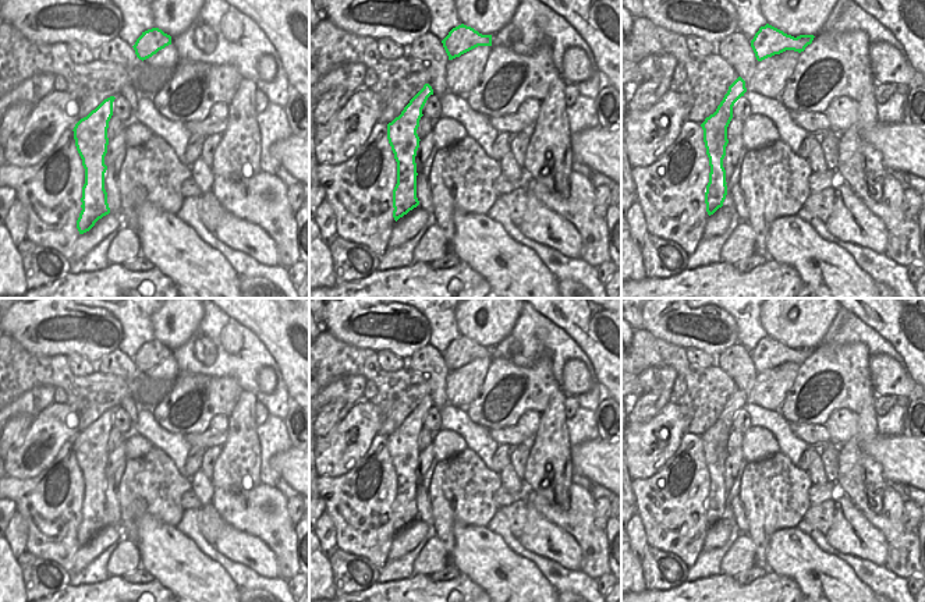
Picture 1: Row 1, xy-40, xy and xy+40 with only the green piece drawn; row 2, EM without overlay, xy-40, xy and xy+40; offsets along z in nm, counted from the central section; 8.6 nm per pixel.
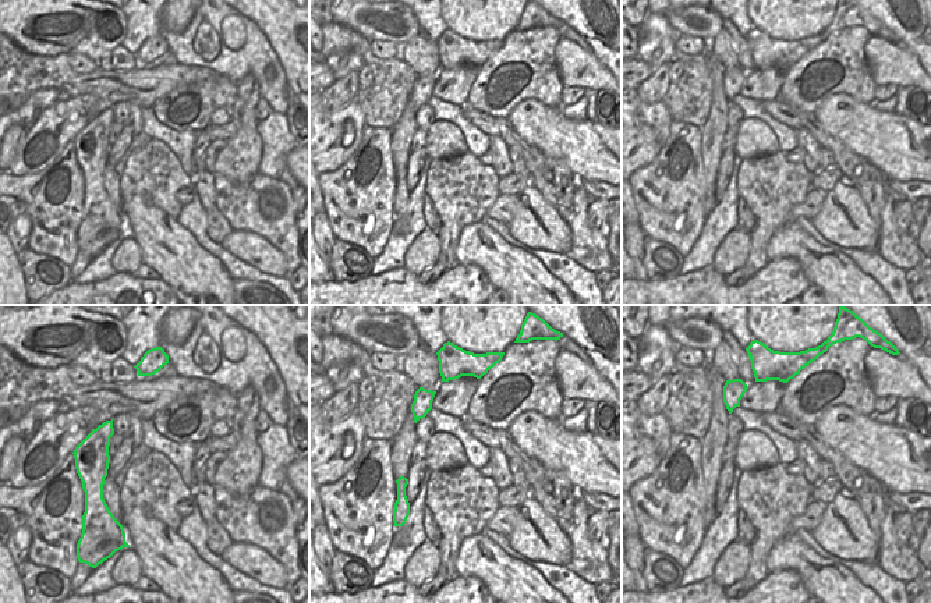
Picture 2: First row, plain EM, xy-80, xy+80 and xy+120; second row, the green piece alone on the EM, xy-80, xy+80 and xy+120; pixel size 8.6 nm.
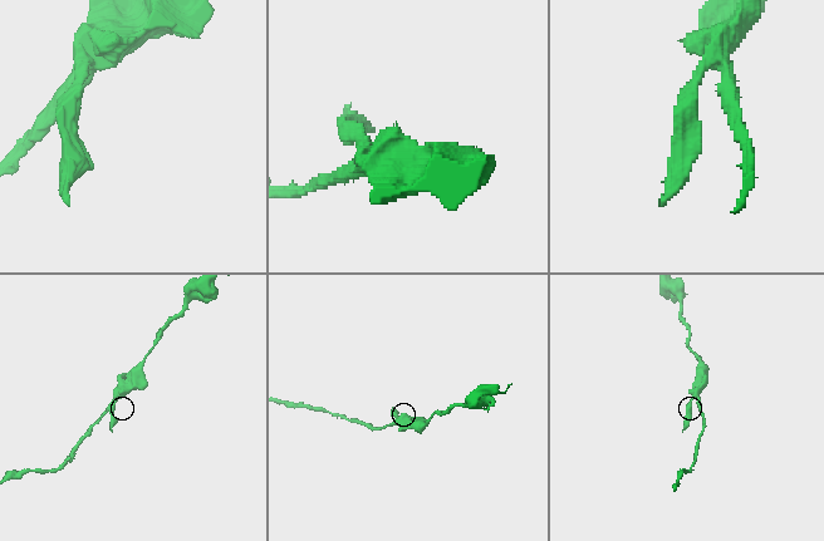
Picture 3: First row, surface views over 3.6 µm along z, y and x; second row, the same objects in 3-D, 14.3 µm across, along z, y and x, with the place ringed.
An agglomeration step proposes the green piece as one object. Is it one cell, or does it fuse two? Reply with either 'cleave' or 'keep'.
cleave

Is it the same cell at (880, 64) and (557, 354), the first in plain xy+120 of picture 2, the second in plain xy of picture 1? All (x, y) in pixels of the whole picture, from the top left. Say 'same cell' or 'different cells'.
different cells

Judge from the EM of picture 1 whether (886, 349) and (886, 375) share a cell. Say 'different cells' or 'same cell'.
different cells

